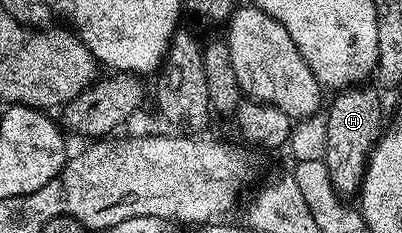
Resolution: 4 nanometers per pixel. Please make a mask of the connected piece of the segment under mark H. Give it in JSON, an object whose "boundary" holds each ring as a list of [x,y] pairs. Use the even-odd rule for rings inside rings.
{"boundary":[[[369,85],[345,87],[326,107],[326,153],[324,164],[330,169],[330,181],[342,197],[355,196],[359,192],[372,148],[382,134],[380,127],[380,95]]]}

